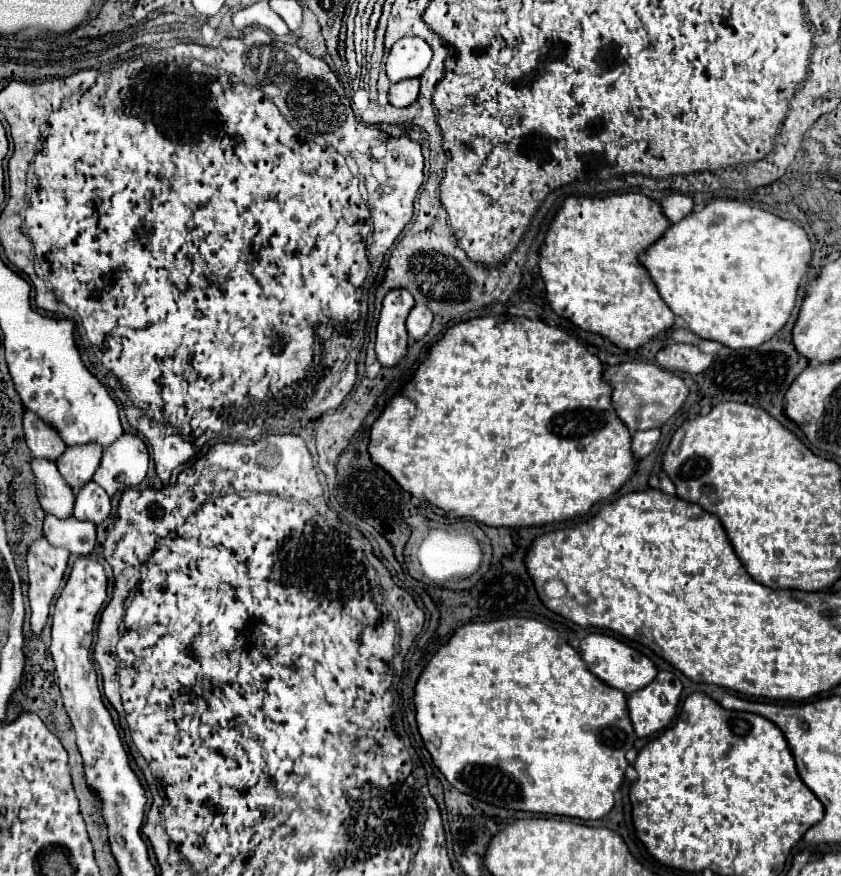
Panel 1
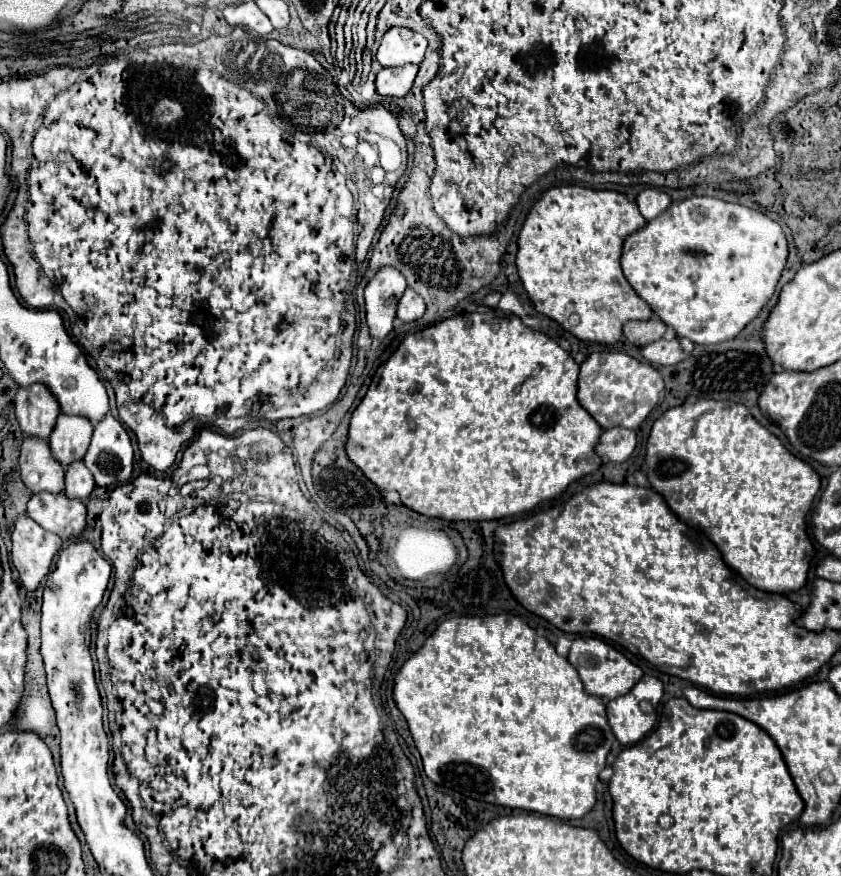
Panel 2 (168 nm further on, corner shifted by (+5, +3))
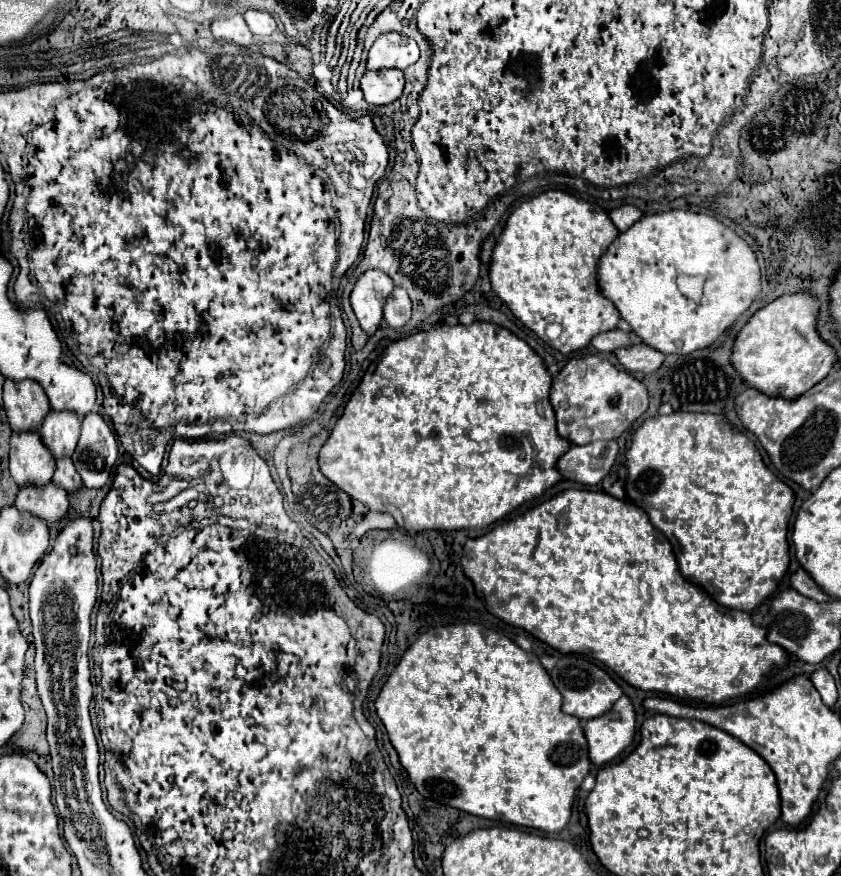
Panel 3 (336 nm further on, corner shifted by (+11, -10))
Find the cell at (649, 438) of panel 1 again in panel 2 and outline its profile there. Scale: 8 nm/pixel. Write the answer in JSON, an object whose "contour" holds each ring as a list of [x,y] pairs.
{"contour":[[[614,426],[604,430],[600,436],[600,442],[596,446],[596,454],[602,458],[602,462],[624,462],[636,448],[636,434],[630,428]]]}

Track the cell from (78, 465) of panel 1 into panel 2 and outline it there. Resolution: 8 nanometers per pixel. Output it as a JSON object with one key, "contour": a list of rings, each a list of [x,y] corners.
{"contour":[[[60,412],[58,420],[54,424],[54,430],[48,438],[48,444],[64,468],[72,460],[84,458],[86,446],[92,438],[92,430],[94,430],[94,426],[90,424],[88,418],[68,416],[68,414]]]}

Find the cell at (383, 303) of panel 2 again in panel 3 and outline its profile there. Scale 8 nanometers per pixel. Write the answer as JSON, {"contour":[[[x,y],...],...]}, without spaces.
{"contour":[[[372,269],[358,277],[356,287],[350,295],[352,309],[356,313],[356,319],[360,321],[360,327],[372,337],[382,323],[382,309],[392,293],[394,283],[384,271]]]}

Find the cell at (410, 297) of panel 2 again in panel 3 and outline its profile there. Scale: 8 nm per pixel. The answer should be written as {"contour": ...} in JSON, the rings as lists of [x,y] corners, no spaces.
{"contour":[[[396,287],[392,291],[392,295],[386,299],[384,305],[384,321],[386,325],[398,329],[402,325],[406,325],[412,317],[412,303],[408,299],[408,293],[402,287]]]}

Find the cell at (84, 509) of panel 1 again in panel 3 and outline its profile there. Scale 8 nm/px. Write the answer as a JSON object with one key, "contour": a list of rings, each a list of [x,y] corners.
{"contour":[[[62,457],[62,459],[56,459],[58,467],[56,467],[56,473],[54,473],[54,483],[58,487],[62,487],[66,493],[74,493],[74,491],[80,491],[84,485],[82,485],[82,479],[72,463],[72,459],[68,457]]]}

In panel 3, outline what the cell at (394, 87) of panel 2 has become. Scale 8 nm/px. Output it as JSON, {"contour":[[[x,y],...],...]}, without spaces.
{"contour":[[[398,69],[366,71],[360,79],[360,87],[370,105],[390,105],[404,91],[404,73]]]}

